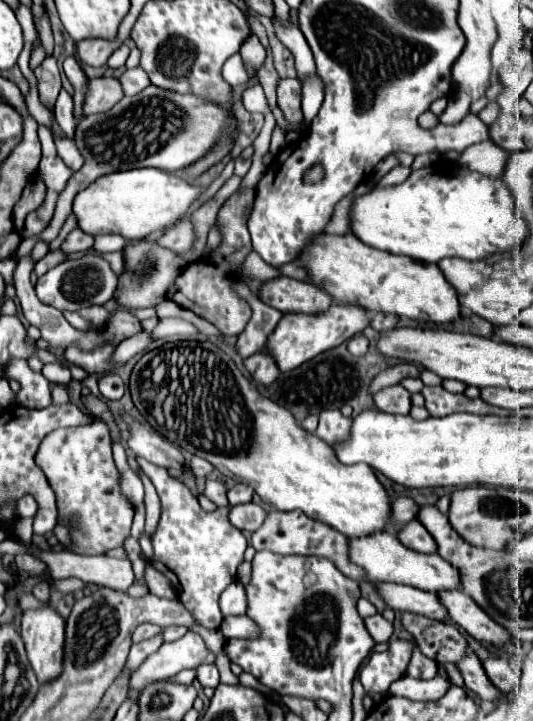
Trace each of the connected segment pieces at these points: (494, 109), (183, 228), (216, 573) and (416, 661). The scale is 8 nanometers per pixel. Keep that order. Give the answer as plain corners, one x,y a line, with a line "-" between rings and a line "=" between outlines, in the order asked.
490,100
488,102
488,106
484,108
484,110
480,110
480,120
484,122
484,124
492,124
496,118
498,118
498,114
500,114
500,108
498,108
498,104
496,104
496,100
=
184,220
180,224
176,224
174,228
170,228
158,242
174,252
190,252
196,240
196,232
194,232
194,224
192,220
=
140,456
136,458
136,462
150,478
162,500
160,524
152,538
152,564
172,582
182,604
188,604
188,610
196,612
193,613
196,621
207,629
218,630
222,622
218,598
224,588
236,578
236,570
242,564
242,556
248,542
244,534
226,520
228,508
204,512
196,496
180,480
172,478
166,468
154,466
=
414,652
410,664
408,664
408,676
412,678
422,678
422,680
430,680
438,674
438,664
426,656
422,656
422,652

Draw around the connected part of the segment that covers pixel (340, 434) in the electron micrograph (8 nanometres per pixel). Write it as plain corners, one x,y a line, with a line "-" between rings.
322,410
316,434
328,444
340,444
350,436
352,418
344,418
340,410

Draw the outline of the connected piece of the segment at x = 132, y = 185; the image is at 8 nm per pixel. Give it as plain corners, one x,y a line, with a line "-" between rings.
140,168
106,174
74,196
72,212
82,232
90,236
118,234
126,240
148,238
160,228
170,228
200,196
202,188
158,168

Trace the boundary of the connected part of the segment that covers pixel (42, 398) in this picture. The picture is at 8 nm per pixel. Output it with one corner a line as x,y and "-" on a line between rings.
26,360
12,362
10,368
6,370
6,378
14,378
20,382
16,400
24,408
46,408
52,404
50,382
40,372
30,370

